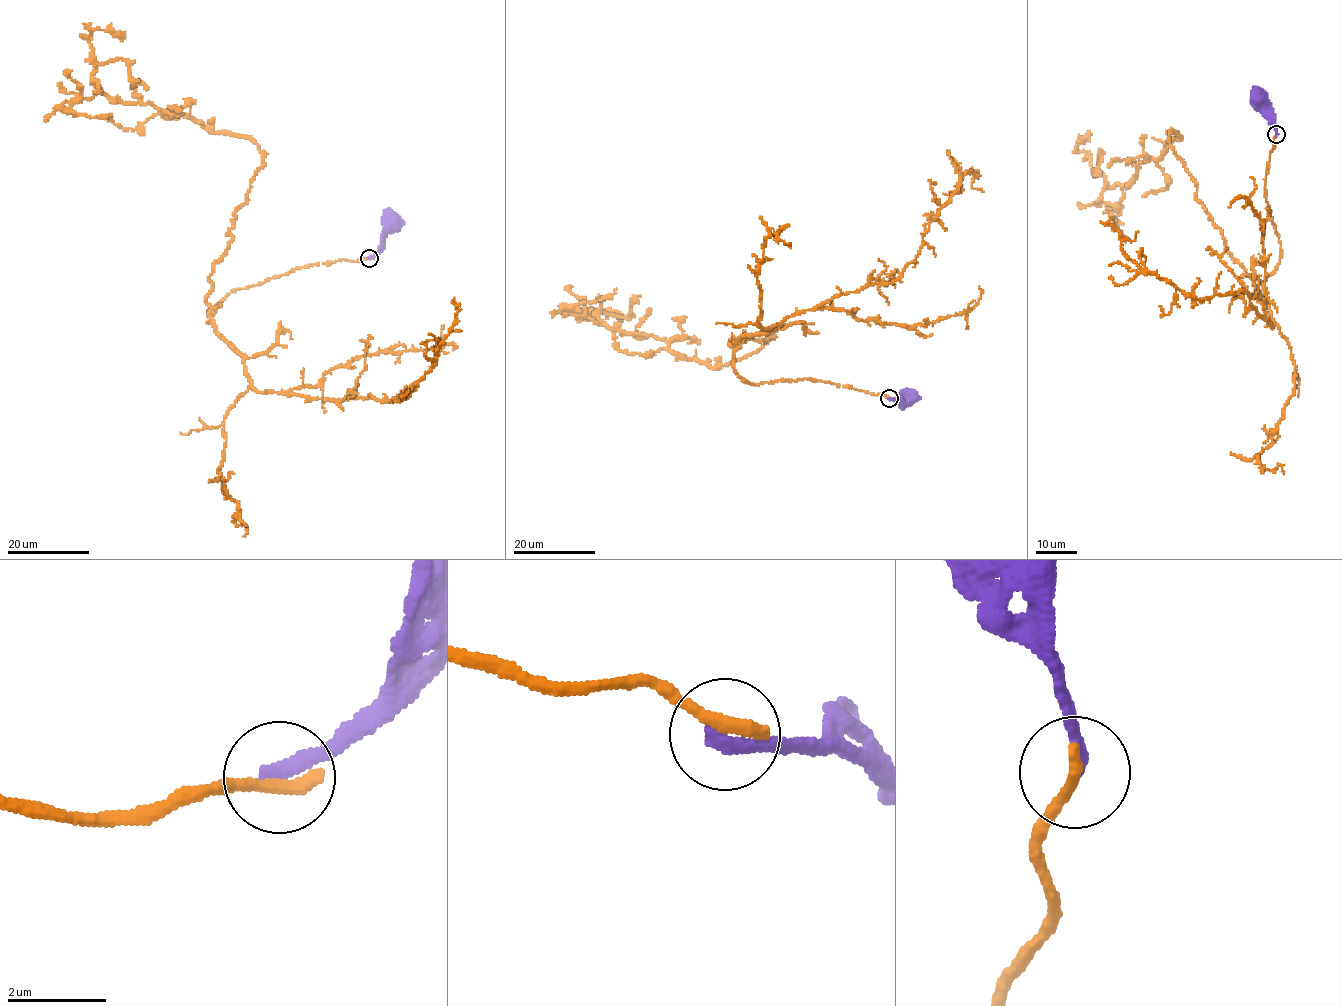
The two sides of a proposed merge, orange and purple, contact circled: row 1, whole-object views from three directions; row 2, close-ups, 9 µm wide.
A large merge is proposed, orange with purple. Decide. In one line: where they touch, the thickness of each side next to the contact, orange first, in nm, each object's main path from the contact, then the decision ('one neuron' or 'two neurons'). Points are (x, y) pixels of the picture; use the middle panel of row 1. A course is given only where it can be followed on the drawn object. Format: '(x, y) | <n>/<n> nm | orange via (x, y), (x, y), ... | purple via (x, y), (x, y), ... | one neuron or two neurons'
(889, 398) | 320/320 nm | orange via (889, 398), (738, 375), (731, 340), (773, 336), (710, 367), (587, 311), (623, 321) | purple via (889, 399), (902, 400), (902, 404), (911, 402), (909, 397) | two neurons

